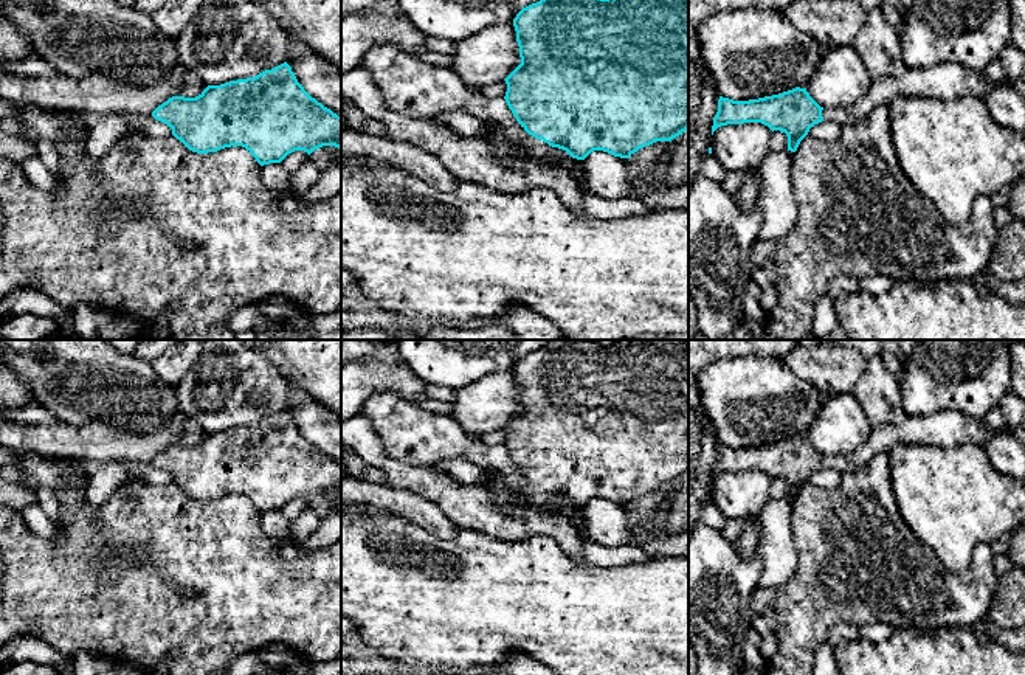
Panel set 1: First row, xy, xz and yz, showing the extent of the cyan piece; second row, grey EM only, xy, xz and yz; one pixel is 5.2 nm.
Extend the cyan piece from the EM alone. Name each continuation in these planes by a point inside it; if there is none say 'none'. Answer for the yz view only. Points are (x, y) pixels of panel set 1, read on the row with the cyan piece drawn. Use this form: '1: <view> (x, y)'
1: yz (946, 81)
2: yz (776, 202)

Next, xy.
none

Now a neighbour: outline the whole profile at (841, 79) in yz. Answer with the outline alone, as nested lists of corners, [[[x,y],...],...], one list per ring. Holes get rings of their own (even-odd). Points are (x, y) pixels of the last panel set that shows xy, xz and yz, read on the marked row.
[[[854,47],[827,51],[813,73],[806,92],[820,107],[851,107],[873,81]]]

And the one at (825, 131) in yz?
[[[819,123],[819,124],[814,124],[808,135],[811,137],[816,137],[816,138],[820,138],[823,141],[836,141],[839,138],[842,132],[842,126],[836,124],[836,123]]]

